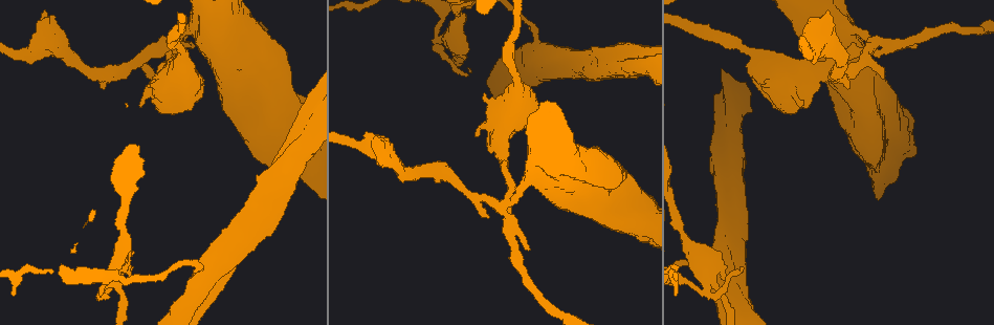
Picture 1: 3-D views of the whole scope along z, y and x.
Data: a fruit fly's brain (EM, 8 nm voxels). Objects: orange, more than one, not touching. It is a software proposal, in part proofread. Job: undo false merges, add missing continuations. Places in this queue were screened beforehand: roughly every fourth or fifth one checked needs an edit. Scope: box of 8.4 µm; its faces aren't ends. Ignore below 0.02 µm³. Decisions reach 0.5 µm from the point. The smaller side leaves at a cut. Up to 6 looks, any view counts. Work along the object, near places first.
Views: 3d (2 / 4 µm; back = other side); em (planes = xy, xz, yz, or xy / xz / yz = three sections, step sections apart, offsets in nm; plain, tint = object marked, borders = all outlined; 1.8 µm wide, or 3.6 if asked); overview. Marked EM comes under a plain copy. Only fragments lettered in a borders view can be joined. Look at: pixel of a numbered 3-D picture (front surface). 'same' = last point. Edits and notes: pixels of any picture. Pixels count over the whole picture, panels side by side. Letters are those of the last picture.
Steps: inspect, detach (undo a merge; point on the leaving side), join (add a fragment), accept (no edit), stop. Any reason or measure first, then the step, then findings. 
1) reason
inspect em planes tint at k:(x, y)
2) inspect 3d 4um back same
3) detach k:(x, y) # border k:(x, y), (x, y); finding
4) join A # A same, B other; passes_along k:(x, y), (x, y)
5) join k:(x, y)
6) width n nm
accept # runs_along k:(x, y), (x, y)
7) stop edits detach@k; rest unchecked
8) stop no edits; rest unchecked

inspect 3d 4um back at 1:(508, 200)

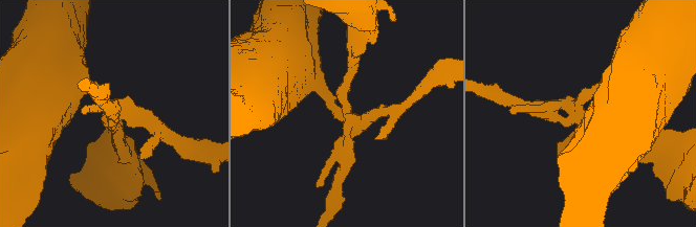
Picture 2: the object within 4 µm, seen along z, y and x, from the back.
arms 4; need the tissue
inspect em planes borders at 2:(347, 115)

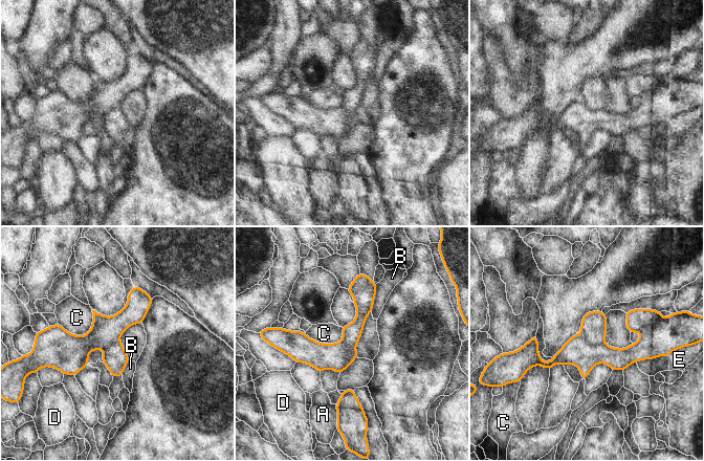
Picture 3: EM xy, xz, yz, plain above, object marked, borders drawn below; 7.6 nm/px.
width 220 nm
detach 3:(577, 351) # A other, B other, C other, D other, E other; a second neuron is stuck on

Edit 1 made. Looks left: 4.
four-way junction
inspect 3d 2um back at 1:(445, 40)

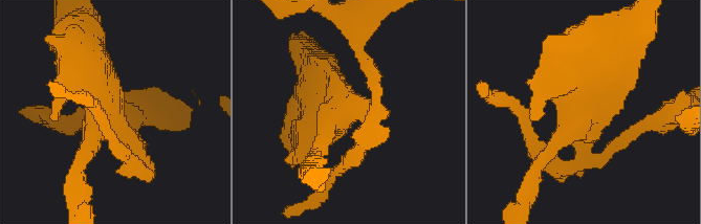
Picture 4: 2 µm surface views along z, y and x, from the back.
inspect em planes tint at 4:(341, 112)

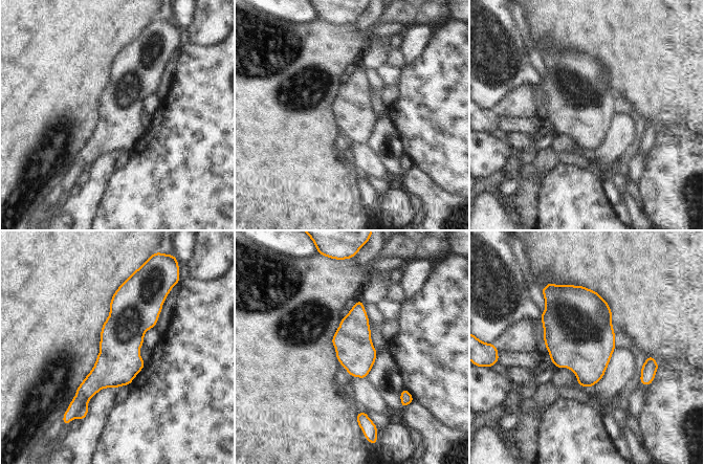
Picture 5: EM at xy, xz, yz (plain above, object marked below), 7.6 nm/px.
see the neighbours
inspect em planes borders same

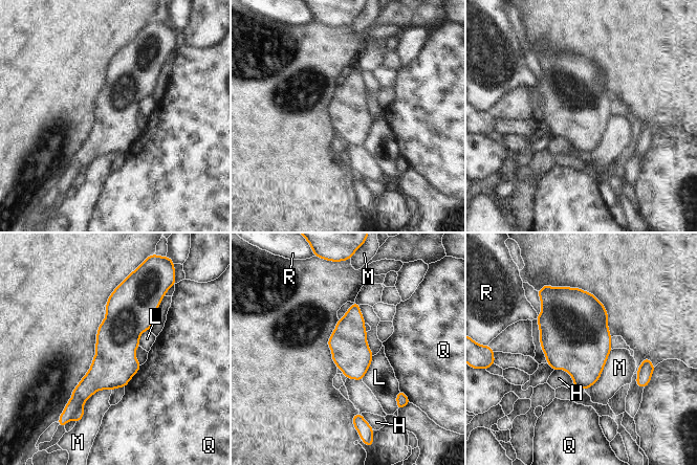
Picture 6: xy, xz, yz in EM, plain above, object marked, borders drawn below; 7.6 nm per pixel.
width 280 nm
detach 6:(95, 379) # H other, L other, M other, Q other, R other; border 6:(82, 404), (73, 411); a second neuron is stuck on

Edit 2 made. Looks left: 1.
stop edits detach@3, detach@6; rest unchecked

